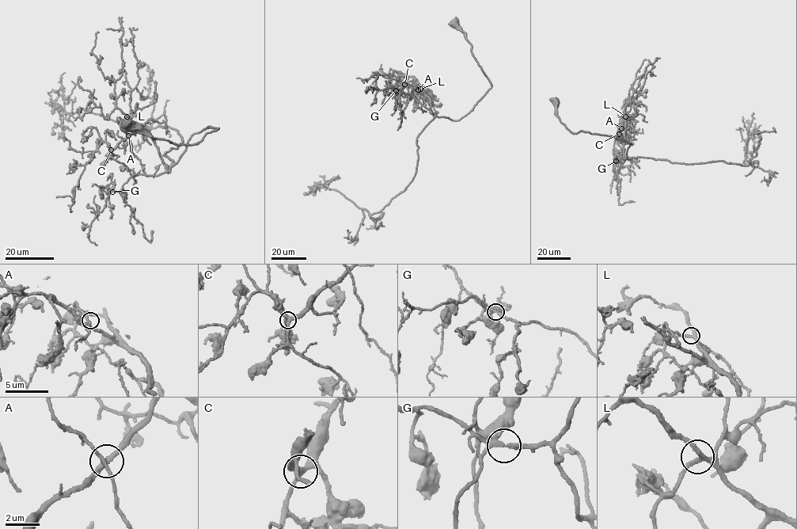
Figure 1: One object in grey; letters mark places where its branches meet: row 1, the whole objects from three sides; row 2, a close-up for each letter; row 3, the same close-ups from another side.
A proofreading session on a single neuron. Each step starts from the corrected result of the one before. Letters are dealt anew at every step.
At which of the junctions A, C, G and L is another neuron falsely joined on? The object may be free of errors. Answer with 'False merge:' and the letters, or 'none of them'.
False merge: none of them

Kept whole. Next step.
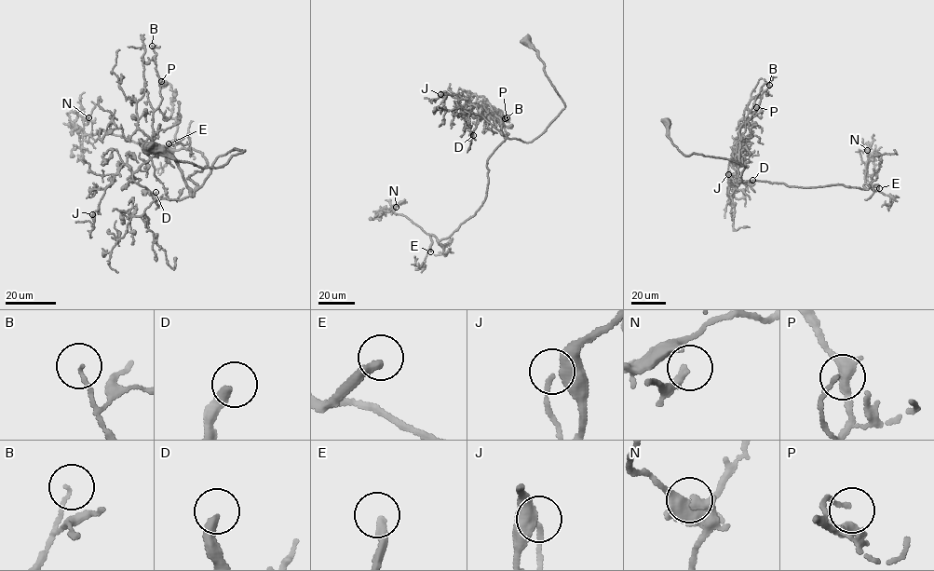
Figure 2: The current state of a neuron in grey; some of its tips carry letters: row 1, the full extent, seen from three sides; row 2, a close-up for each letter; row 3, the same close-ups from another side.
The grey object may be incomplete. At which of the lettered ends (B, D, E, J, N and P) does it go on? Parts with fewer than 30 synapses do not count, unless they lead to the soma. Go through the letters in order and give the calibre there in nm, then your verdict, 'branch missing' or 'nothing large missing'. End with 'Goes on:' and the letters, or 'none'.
B: 110 nm thick; nothing large missing
D: 320 nm thick; nothing large missing
E: 300 nm thick; branch missing
J: 130 nm thick; nothing large missing
N: 200 nm thick; nothing large missing
P: 110 nm thick; nothing large missing
Goes on: E

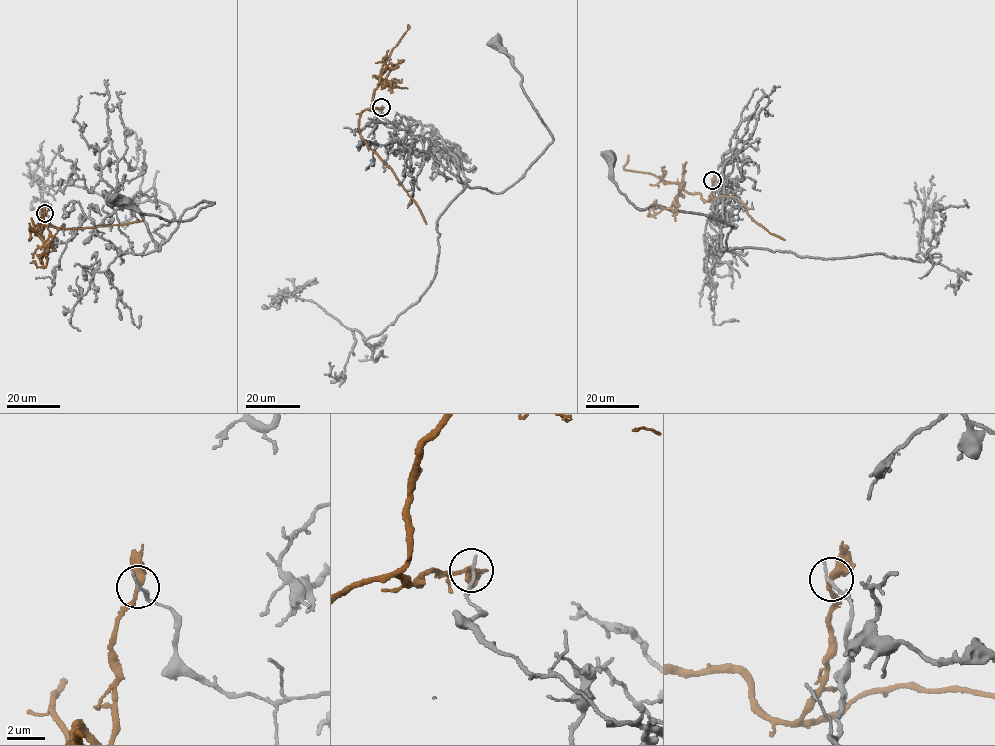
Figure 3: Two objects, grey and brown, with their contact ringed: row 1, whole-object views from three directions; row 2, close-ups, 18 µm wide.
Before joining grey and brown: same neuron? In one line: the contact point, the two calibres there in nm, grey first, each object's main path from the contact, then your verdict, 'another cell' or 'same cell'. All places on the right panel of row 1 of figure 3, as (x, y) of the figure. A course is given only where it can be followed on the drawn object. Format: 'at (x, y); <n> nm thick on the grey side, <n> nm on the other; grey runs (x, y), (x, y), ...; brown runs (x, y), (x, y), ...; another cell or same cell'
at (712, 180); 190 nm thick on the grey side, 360 nm on the other; grey runs (712, 181), (714, 210), (724, 195), (721, 253), (732, 226), (708, 215), (634, 207), (614, 182), (611, 156); brown runs (712, 181), (709, 200), (737, 197), (752, 219), (784, 240); another cell

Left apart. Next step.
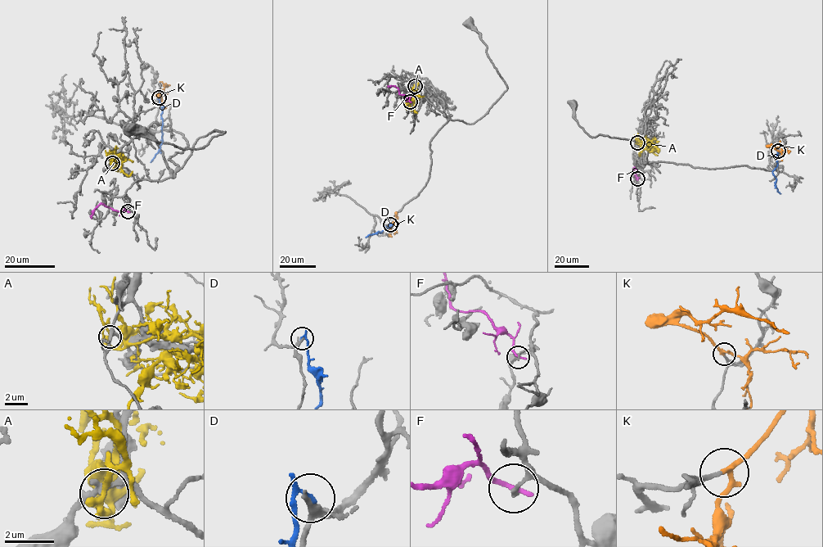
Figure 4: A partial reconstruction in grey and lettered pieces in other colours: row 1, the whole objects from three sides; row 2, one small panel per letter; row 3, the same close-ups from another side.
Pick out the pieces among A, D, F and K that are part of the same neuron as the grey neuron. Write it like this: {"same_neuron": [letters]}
{"same_neuron": ["K"]}

